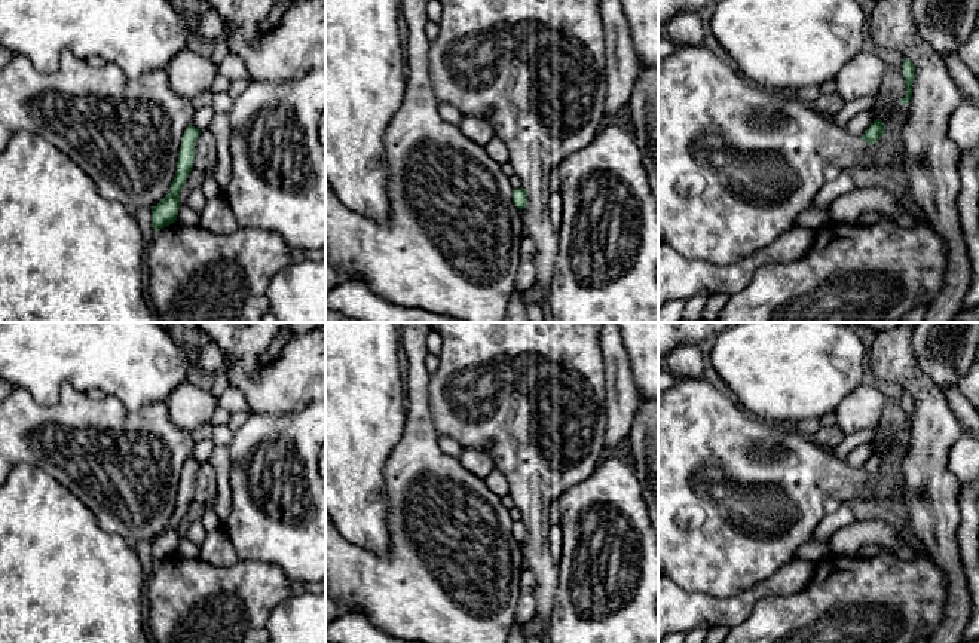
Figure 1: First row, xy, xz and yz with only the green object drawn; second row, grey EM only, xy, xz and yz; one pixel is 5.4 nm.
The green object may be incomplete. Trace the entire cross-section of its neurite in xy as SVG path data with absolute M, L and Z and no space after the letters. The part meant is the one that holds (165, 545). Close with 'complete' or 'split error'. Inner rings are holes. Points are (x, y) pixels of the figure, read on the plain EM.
M189 457L184 463L178 484L177 505L171 521L168 527L152 541L152 558L155 564L177 554L177 546L181 535L180 523L183 521L189 506L193 502L195 475L199 468L201 463L192 457Z; complete

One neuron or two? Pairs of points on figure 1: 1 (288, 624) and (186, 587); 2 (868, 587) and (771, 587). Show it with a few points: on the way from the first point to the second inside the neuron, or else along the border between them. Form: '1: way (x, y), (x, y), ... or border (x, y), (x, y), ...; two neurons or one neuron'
1: border (296, 594), (283, 600), (272, 611), (266, 627); two neurons
2: border (814, 565), (810, 581), (799, 591), (771, 596); two neurons

